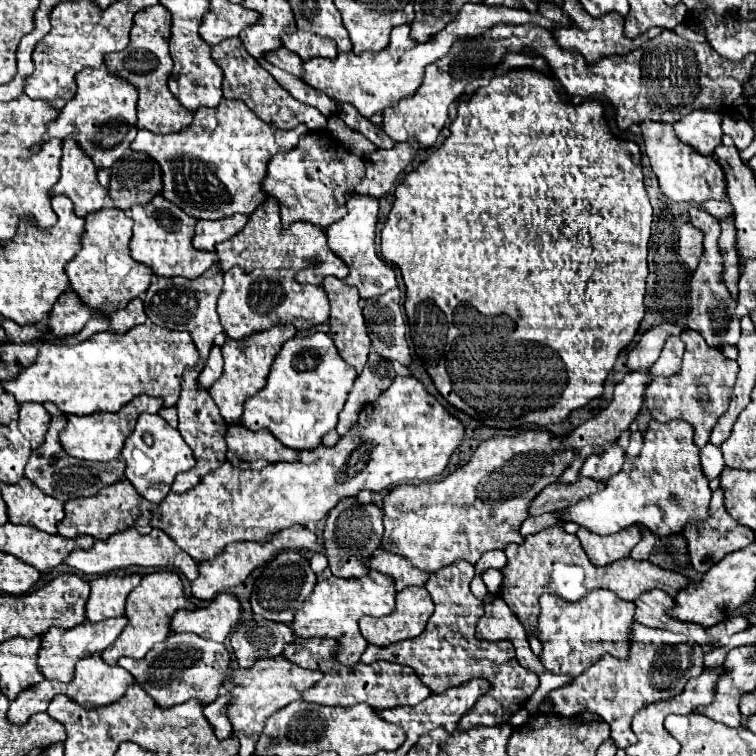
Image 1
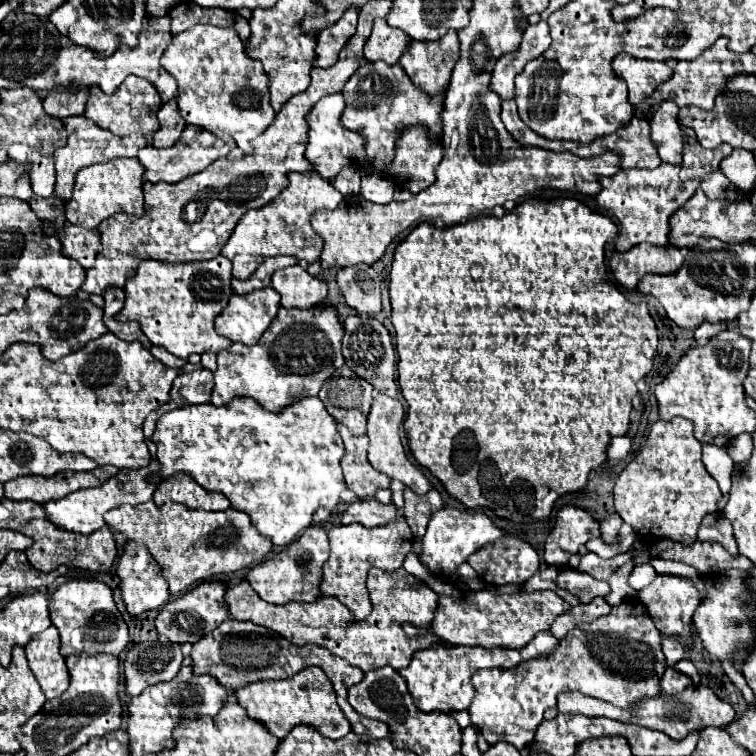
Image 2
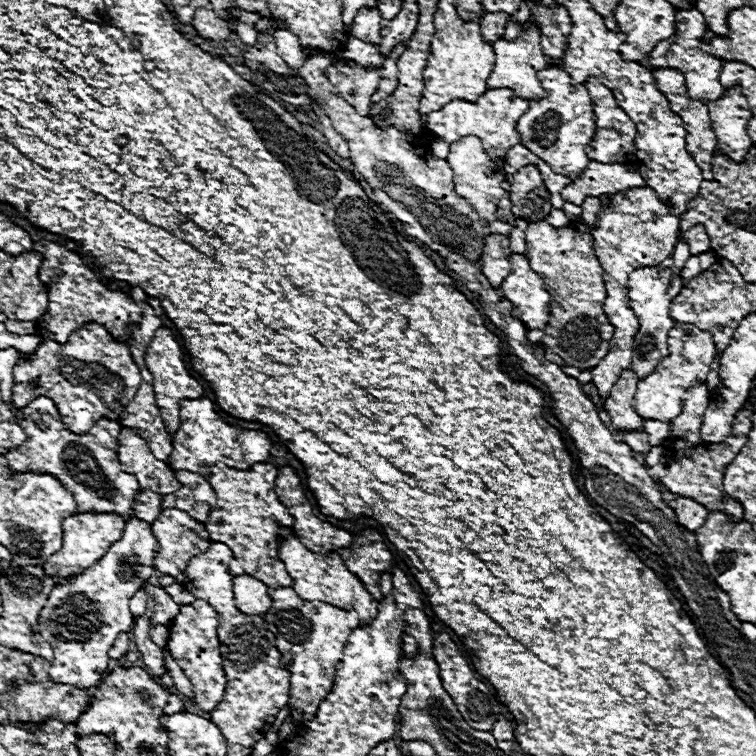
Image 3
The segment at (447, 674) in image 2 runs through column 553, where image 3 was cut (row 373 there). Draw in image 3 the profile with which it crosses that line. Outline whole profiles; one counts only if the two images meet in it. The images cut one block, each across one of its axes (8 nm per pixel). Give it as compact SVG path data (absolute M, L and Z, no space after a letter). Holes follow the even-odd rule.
M678 242L676 250L672 252L672 258L664 260L660 266L652 266L652 268L640 268L634 270L630 274L628 280L628 296L632 302L632 310L636 314L636 318L640 320L640 330L634 338L634 358L632 358L632 370L636 372L638 378L646 378L648 374L652 374L656 370L656 366L670 354L668 352L668 330L674 326L668 308L672 298L676 298L676 294L680 294L682 290L682 282L680 282L680 270L684 268L686 260L690 258L690 250L686 242Z

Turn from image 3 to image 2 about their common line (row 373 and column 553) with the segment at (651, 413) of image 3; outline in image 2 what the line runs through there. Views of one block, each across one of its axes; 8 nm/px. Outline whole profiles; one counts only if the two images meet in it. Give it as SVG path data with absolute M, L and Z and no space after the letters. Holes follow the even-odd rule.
M638 600L622 602L620 606L612 608L612 612L600 620L594 620L592 624L580 624L580 628L574 628L568 632L566 638L560 640L560 646L552 656L544 660L528 660L524 664L518 664L512 670L478 670L472 674L472 686L476 690L476 696L468 708L472 726L486 738L490 746L498 742L508 742L518 750L524 750L536 732L536 724L540 724L542 714L546 708L556 708L556 696L560 692L582 692L584 696L606 700L618 708L632 710L640 700L644 698L656 698L662 694L660 678L664 676L666 658L660 646L660 632L652 624L652 618L646 614L646 606Z

